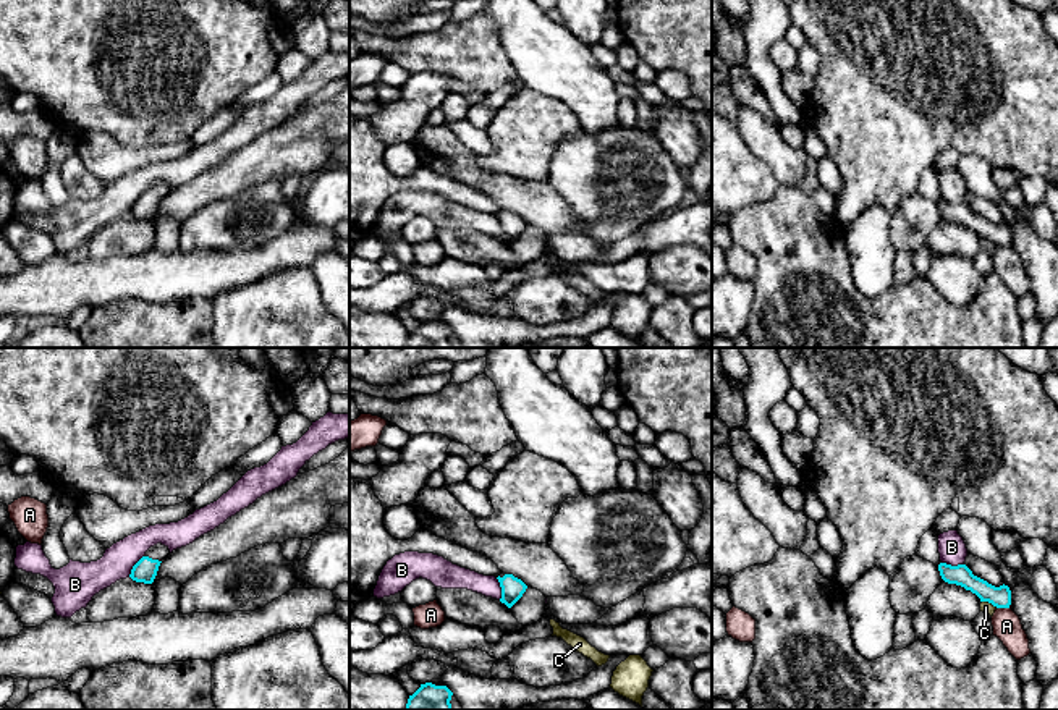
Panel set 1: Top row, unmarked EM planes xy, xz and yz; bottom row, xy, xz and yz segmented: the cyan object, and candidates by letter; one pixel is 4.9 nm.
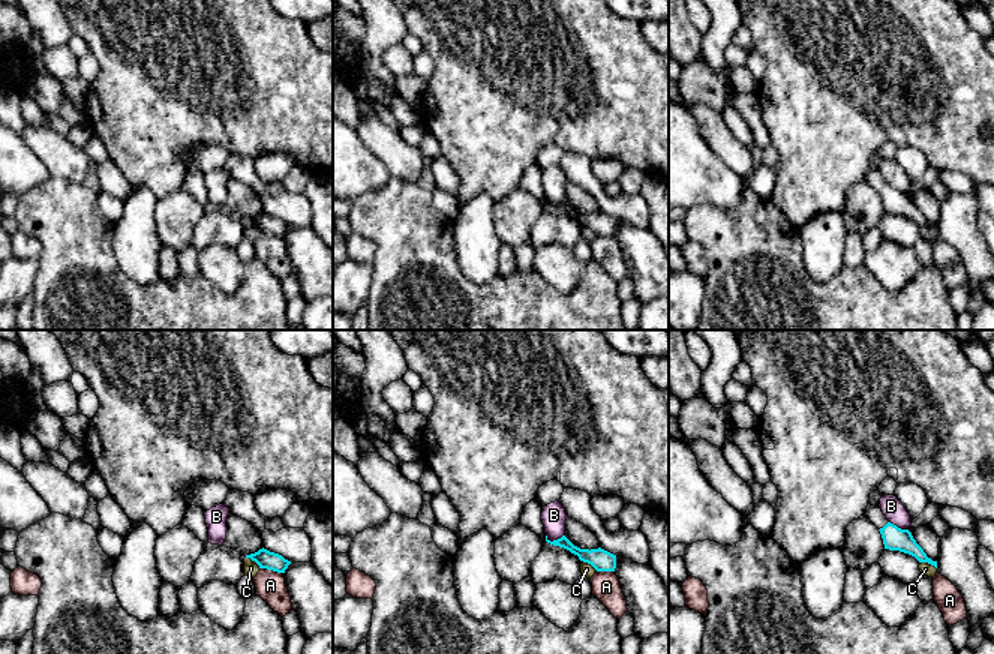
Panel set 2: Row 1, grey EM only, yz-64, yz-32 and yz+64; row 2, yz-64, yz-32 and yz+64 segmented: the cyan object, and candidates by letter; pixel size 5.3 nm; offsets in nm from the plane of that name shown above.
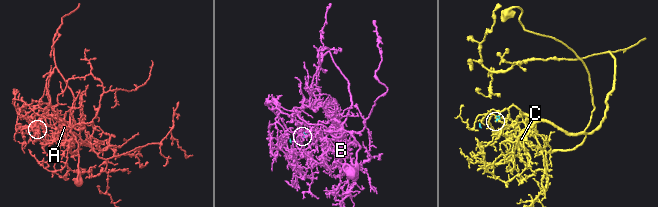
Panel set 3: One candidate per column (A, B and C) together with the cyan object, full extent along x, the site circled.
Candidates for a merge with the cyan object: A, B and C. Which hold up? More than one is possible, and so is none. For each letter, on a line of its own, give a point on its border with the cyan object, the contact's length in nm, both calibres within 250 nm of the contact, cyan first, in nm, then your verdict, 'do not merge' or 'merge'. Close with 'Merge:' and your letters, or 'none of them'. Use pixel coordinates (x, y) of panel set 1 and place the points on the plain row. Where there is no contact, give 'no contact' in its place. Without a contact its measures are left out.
A: contact yz (1003, 245); length 60 nm; calibres 110 and 140 nm; merge
B: contact xz (502, 227); length 110 nm; calibres 110 and 120 nm; do not merge
C: contact yz (990, 240); length 90 nm; calibres 110 and 60 nm; do not merge
Merge: A

